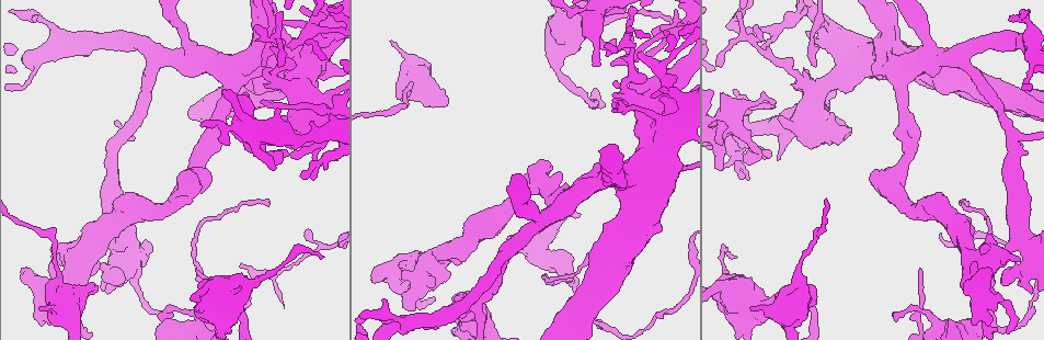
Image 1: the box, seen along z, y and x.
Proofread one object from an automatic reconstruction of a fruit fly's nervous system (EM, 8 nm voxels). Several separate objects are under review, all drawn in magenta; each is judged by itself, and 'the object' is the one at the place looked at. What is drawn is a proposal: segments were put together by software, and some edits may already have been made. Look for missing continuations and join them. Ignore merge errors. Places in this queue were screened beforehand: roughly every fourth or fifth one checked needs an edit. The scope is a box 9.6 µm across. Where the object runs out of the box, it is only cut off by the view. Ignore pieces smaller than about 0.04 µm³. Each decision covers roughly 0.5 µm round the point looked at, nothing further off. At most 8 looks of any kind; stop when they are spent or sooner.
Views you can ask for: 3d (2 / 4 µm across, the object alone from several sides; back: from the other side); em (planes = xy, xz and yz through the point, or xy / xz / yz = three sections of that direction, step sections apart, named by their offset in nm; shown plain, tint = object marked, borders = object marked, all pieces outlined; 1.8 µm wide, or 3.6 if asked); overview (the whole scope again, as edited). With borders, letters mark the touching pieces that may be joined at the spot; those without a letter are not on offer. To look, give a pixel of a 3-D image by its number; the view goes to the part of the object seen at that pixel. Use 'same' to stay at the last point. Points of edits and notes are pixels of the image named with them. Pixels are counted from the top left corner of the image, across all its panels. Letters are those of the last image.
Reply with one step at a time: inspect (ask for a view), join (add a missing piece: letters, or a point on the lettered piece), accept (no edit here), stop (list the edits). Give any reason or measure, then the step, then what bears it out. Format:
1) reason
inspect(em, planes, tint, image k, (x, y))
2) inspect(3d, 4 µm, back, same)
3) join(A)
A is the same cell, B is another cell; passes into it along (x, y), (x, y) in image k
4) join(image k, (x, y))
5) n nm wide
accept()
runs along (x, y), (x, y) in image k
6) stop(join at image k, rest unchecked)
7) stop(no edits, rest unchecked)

an open end
inspect(em, xz, step 4, borders, image 1, (391, 42))

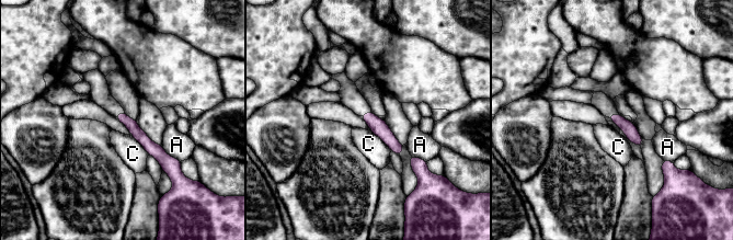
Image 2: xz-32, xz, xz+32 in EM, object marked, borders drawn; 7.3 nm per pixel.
inspect(em, planes, borders, same)

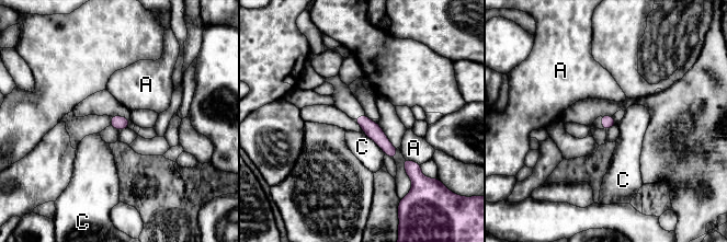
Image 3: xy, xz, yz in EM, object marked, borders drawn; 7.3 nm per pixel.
C touches over 220 nm
accept()
A and C are other cells; runs along (359, 119), (394, 152) in image 3; none of them fits

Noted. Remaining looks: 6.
calibre changes
inspect(em, xy, step 16, tint, image 1, (976, 288))

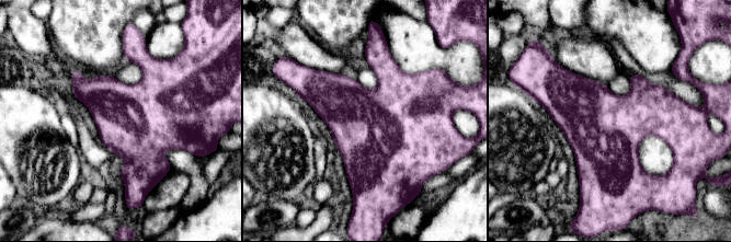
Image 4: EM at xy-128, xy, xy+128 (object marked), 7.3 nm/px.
another direction
inspect(em, xz, step 16, tint, same)

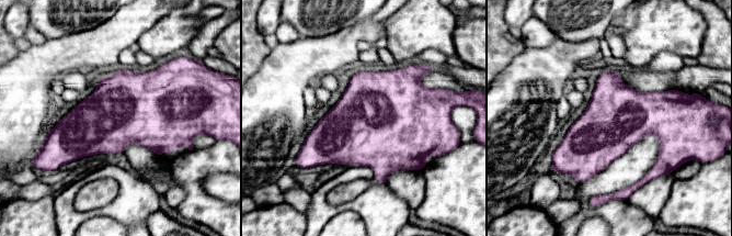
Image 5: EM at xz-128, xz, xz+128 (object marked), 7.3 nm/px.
inspect(em, xz, step 16, borders, same)

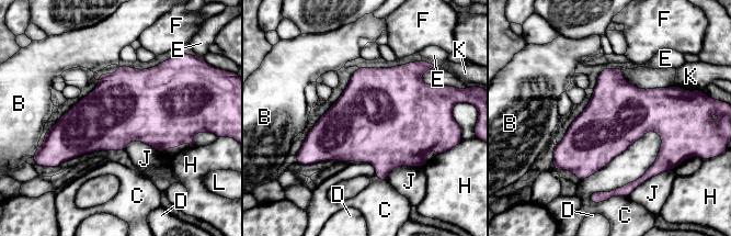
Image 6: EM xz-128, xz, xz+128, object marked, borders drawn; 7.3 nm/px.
C touches over 700 nm
accept()
B, C, D, E, F, H, J, K and L are other cells; border along (124, 149), (140, 141), (160, 155) in image 6; no lettered piece goes on from it

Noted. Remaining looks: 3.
free end
inspect(em, xz, step 8, borders, image 1, (326, 169))

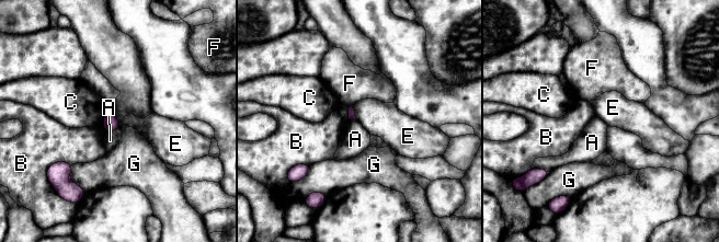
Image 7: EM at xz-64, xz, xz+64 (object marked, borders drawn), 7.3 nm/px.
accept()
A, B, C, E, F and G are other cells; border along (351, 106), (356, 119) in image 7; no lettered piece goes on from it

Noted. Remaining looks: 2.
stop(no edits, rest unchecked)

